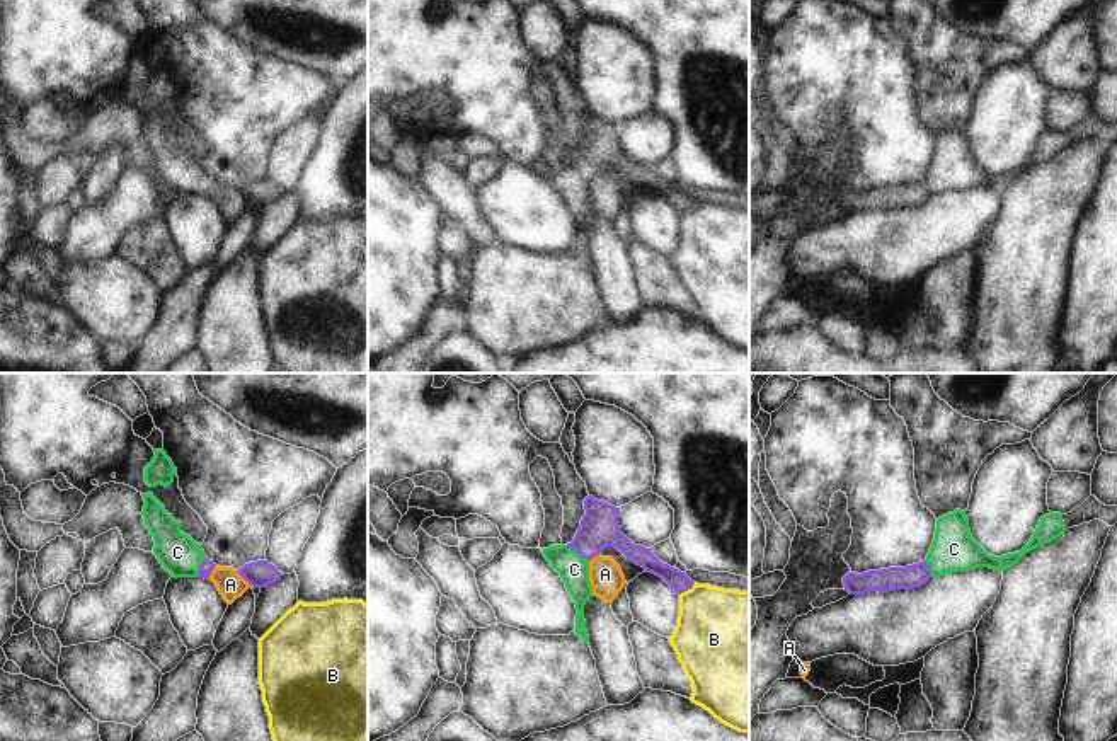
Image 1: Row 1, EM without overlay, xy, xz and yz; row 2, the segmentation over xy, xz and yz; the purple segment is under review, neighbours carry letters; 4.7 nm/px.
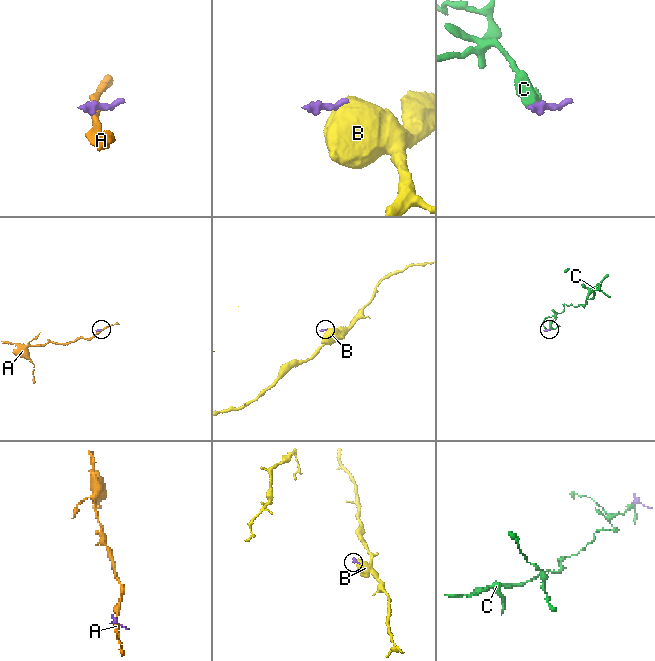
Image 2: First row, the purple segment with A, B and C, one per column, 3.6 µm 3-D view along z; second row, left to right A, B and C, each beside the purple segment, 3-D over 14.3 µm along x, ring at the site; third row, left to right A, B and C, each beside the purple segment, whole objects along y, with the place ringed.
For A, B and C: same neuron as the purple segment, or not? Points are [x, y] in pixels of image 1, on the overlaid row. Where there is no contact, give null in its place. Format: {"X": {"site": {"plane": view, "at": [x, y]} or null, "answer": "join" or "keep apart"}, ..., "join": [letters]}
{"A": {"site": {"plane": "xy", "at": [244, 578]}, "answer": "keep apart"}, "B": {"site": {"plane": "xz", "at": [687, 590]}, "answer": "keep apart"}, "C": {"site": {"plane": "xz", "at": [578, 552]}, "answer": "join"}, "join": ["C"]}

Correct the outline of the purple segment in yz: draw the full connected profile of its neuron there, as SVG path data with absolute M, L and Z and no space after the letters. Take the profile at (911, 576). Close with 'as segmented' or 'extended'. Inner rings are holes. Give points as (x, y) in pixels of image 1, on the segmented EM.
M1090 496L1081 506L1068 514L1049 513L1042 516L1030 542L1020 552L994 557L972 538L965 513L955 509L937 520L935 538L923 562L906 567L868 571L863 574L848 572L843 577L845 591L850 595L865 595L870 591L889 593L919 588L926 584L930 577L940 577L957 571L974 571L977 567L1006 571L1027 552L1051 543L1068 528L1093 520L1114 526L1117 523L1117 506L1105 506L1095 496Z; extended

